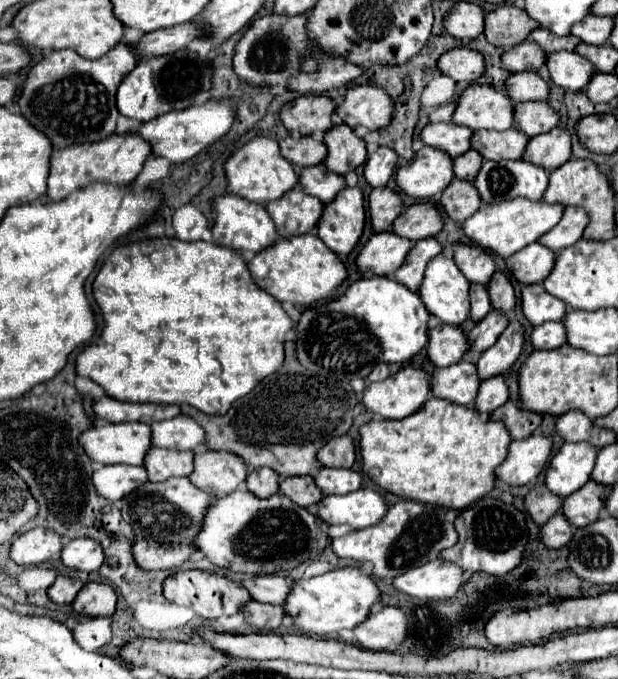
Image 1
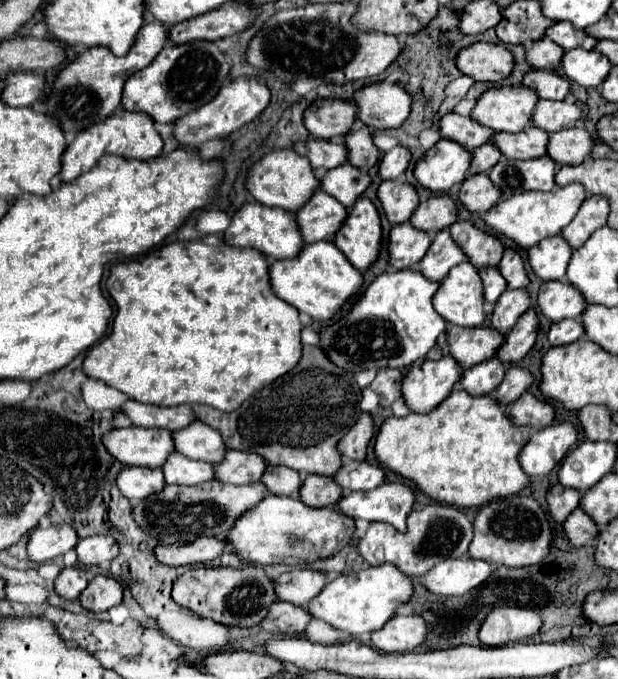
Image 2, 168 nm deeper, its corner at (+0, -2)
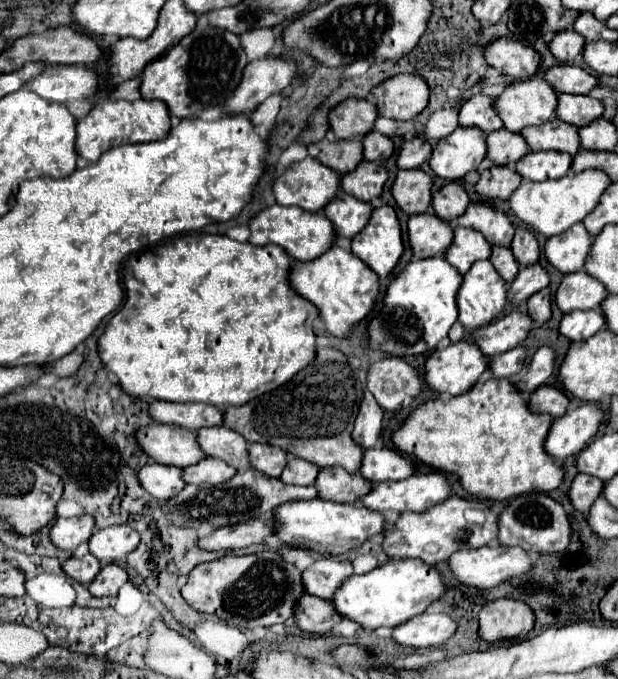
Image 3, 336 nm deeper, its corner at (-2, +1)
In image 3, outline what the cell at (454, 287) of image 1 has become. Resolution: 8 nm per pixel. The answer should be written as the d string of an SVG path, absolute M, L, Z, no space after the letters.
M491 261L473 263L457 291L457 309L463 327L477 329L491 323L507 305L507 287Z

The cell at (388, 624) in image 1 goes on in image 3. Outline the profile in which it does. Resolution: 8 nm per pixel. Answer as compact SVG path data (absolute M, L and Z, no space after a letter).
M421 613L391 633L393 641L405 647L435 647L445 643L457 629L457 623L443 613Z

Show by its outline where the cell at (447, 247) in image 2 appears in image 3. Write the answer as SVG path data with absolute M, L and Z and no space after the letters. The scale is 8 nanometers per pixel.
M465 227L453 229L453 241L445 251L445 259L463 275L475 261L489 259L491 245L481 237L481 233Z

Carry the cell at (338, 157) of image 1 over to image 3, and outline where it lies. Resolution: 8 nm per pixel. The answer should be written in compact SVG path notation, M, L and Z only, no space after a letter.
M369 131L363 137L363 159L365 161L381 159L381 147L383 147L383 159L389 159L393 153L393 141L387 135L381 135L377 131Z

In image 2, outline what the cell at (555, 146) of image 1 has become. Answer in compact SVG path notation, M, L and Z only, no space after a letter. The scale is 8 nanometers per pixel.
M569 128L551 134L549 156L557 164L581 164L593 150L593 138L585 128Z

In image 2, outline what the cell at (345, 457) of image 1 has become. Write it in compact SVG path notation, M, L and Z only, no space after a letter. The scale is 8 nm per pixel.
M363 412L361 418L355 422L355 426L339 440L339 452L343 458L351 460L365 460L367 456L367 446L373 438L373 418L371 414Z

